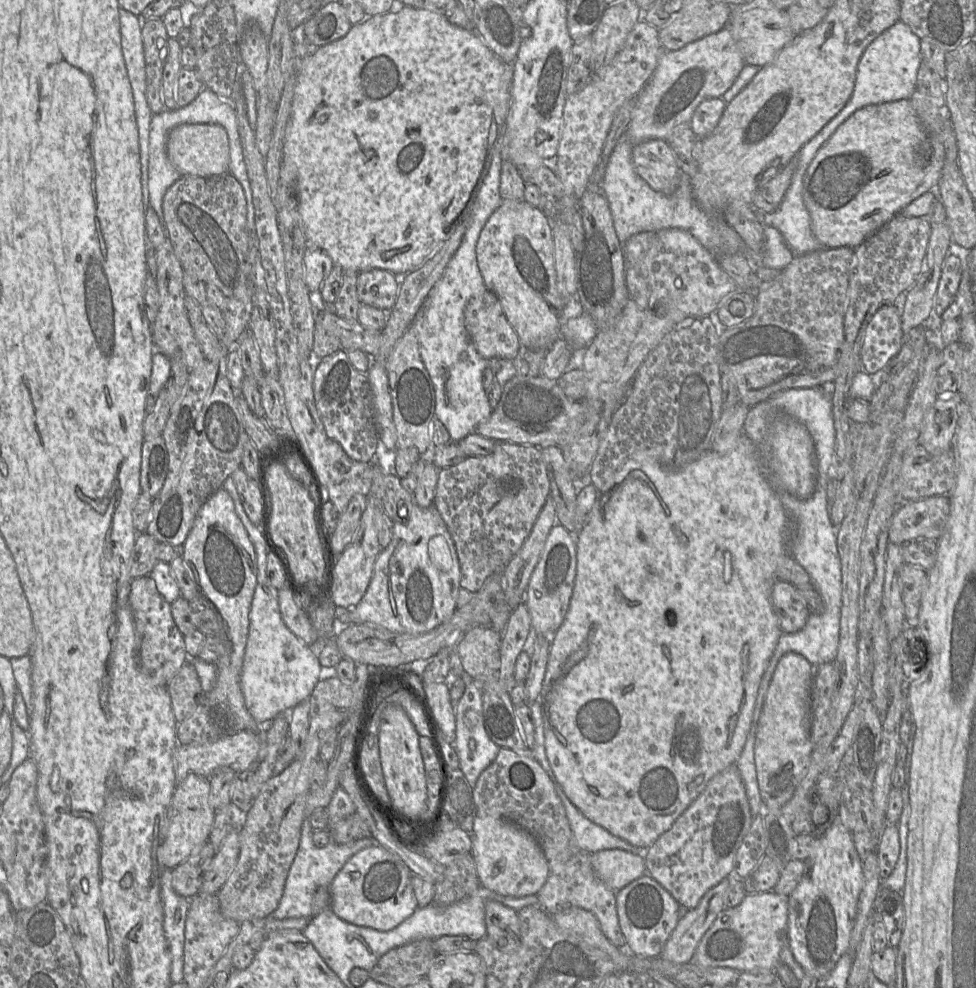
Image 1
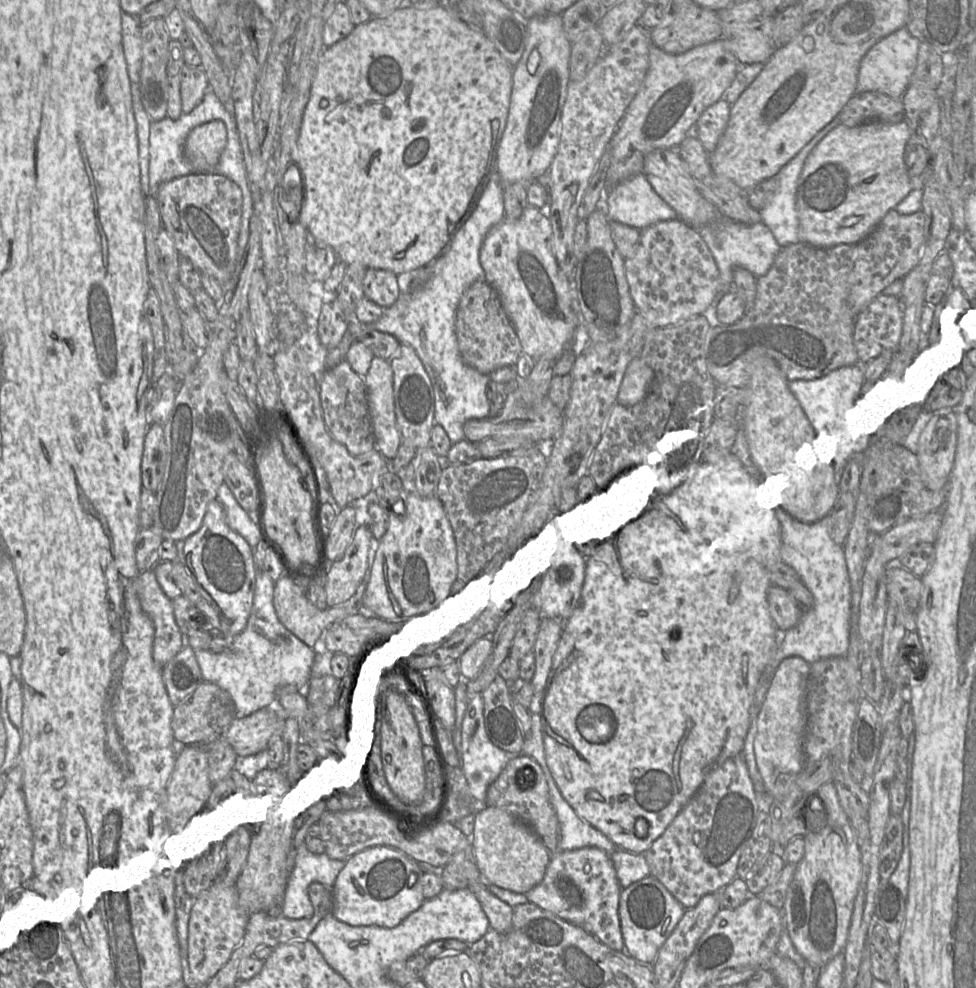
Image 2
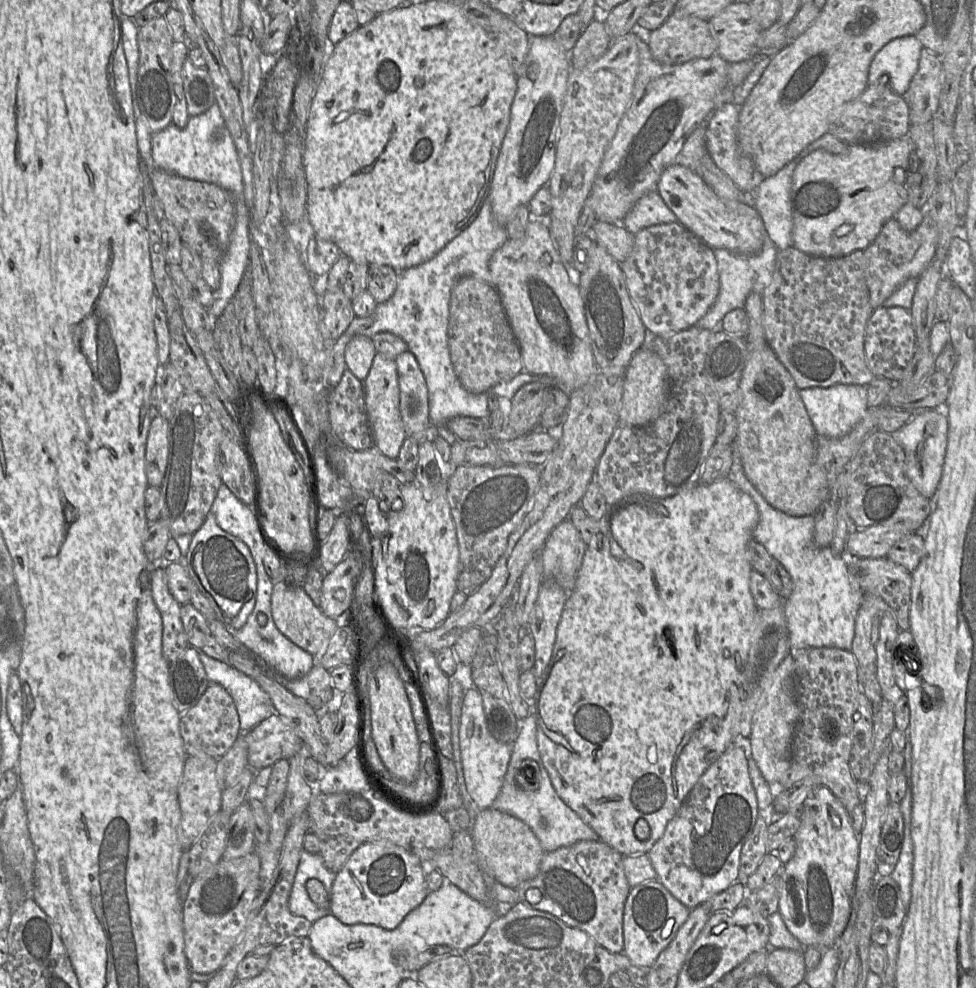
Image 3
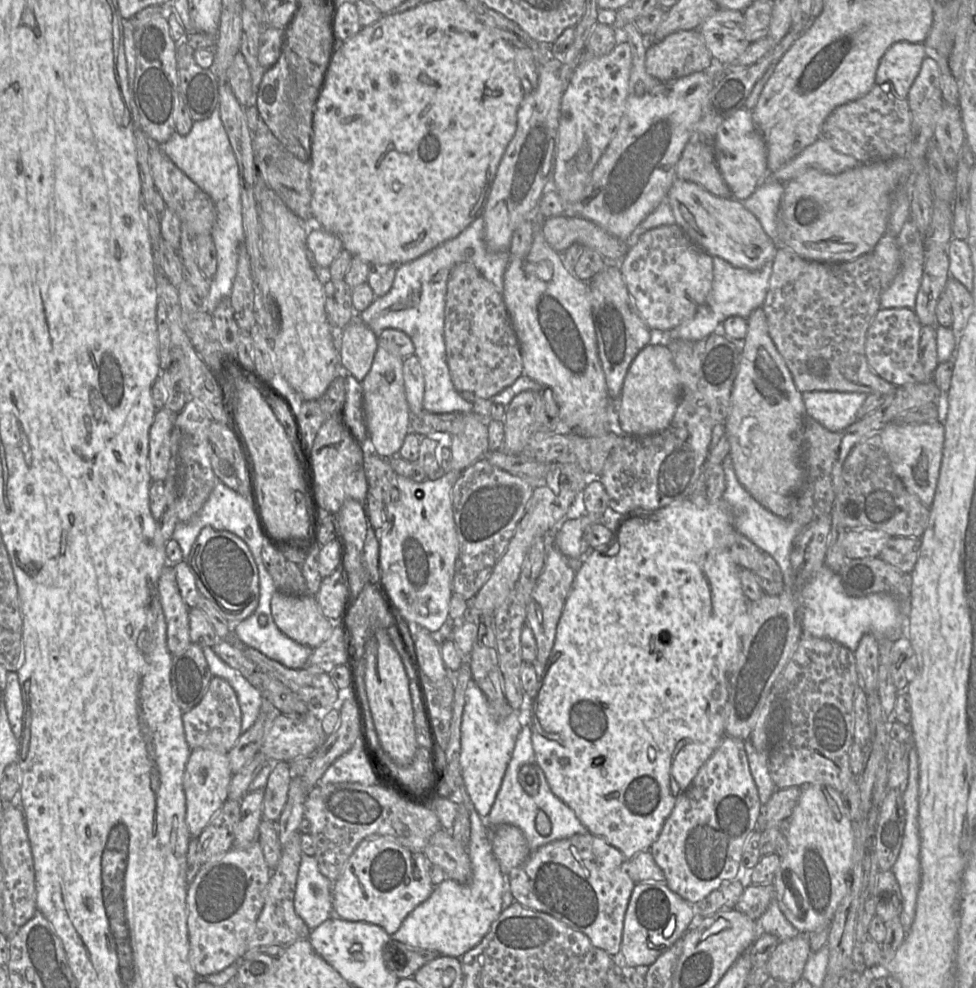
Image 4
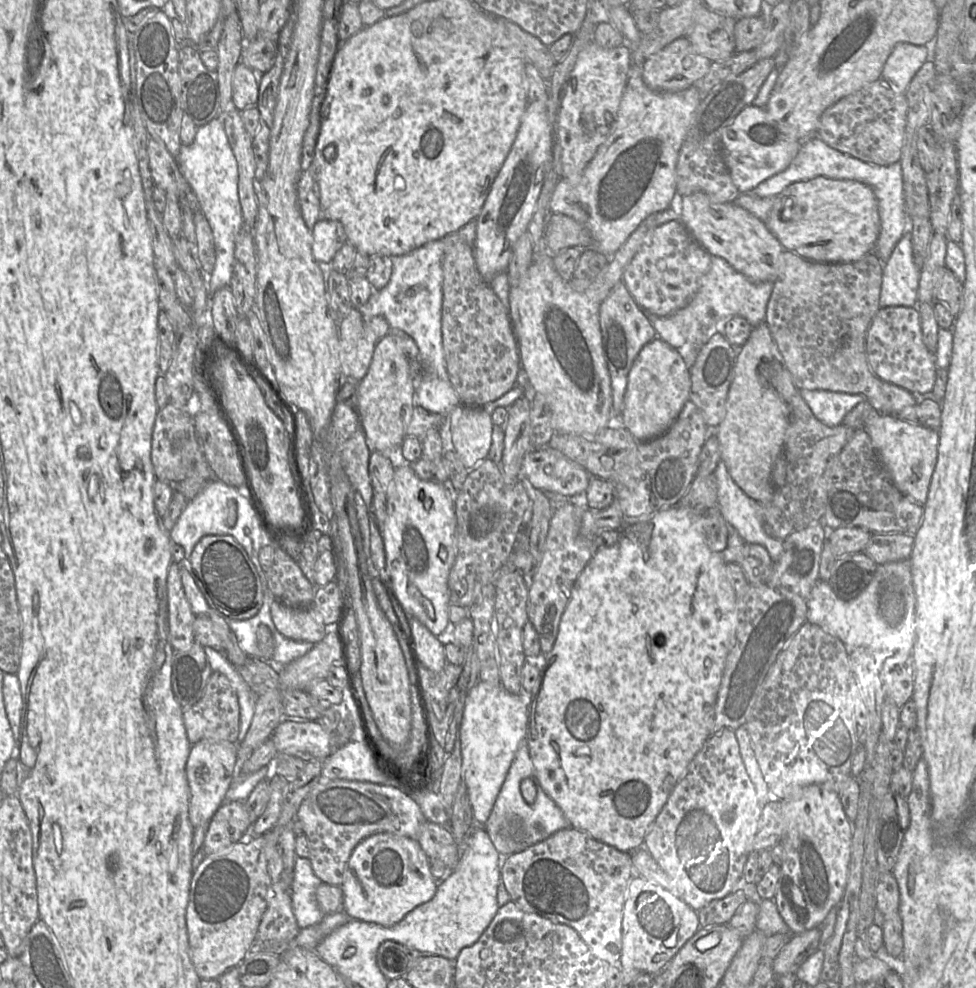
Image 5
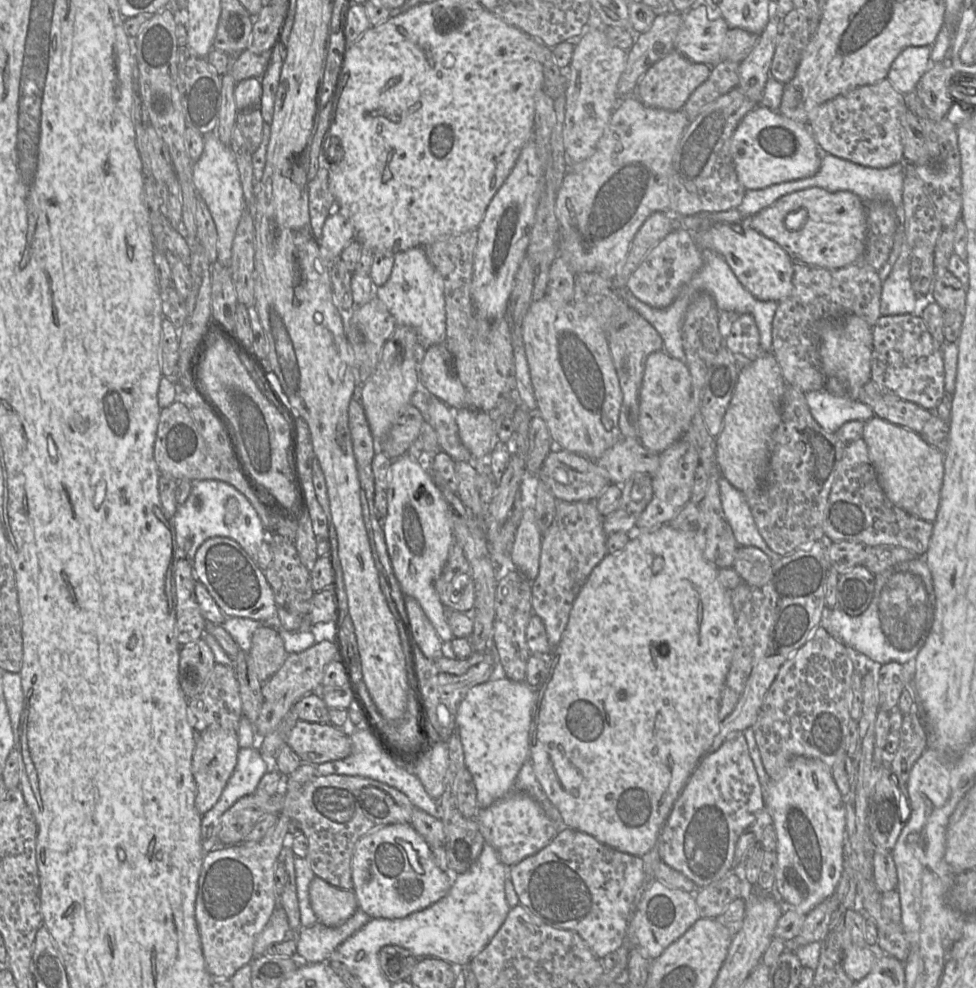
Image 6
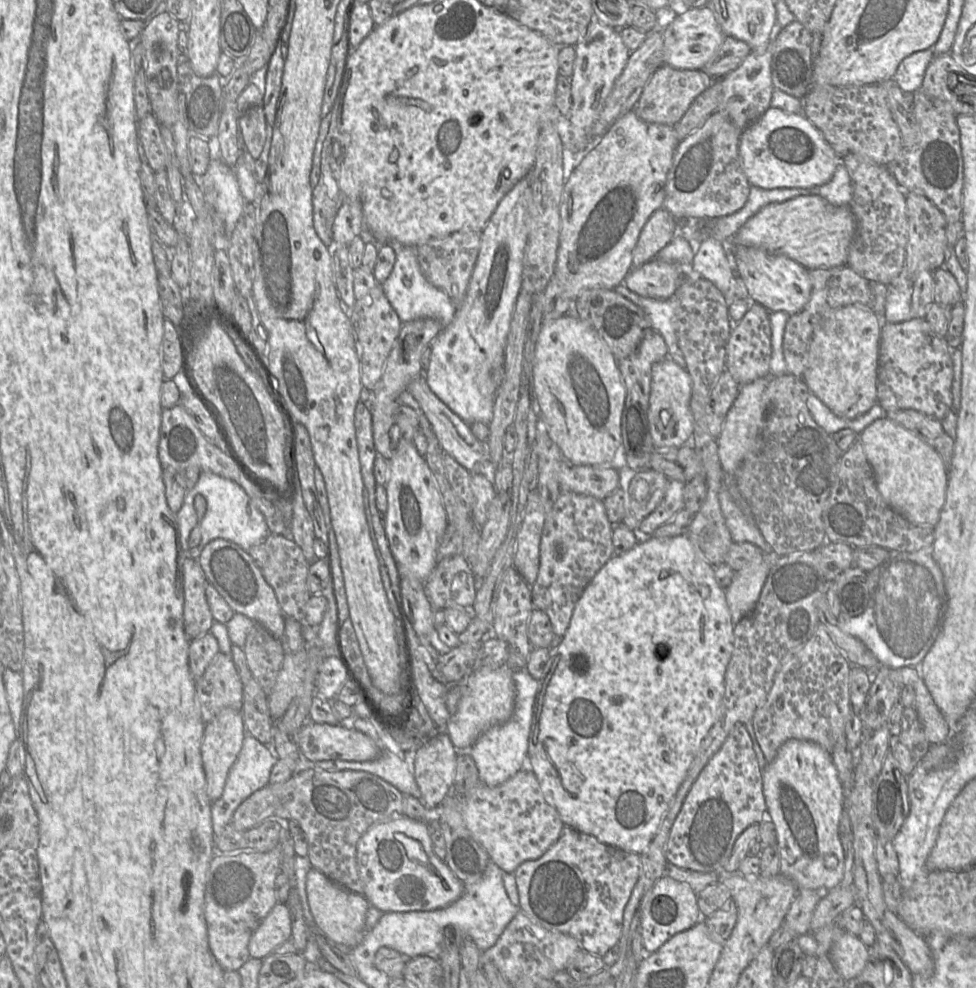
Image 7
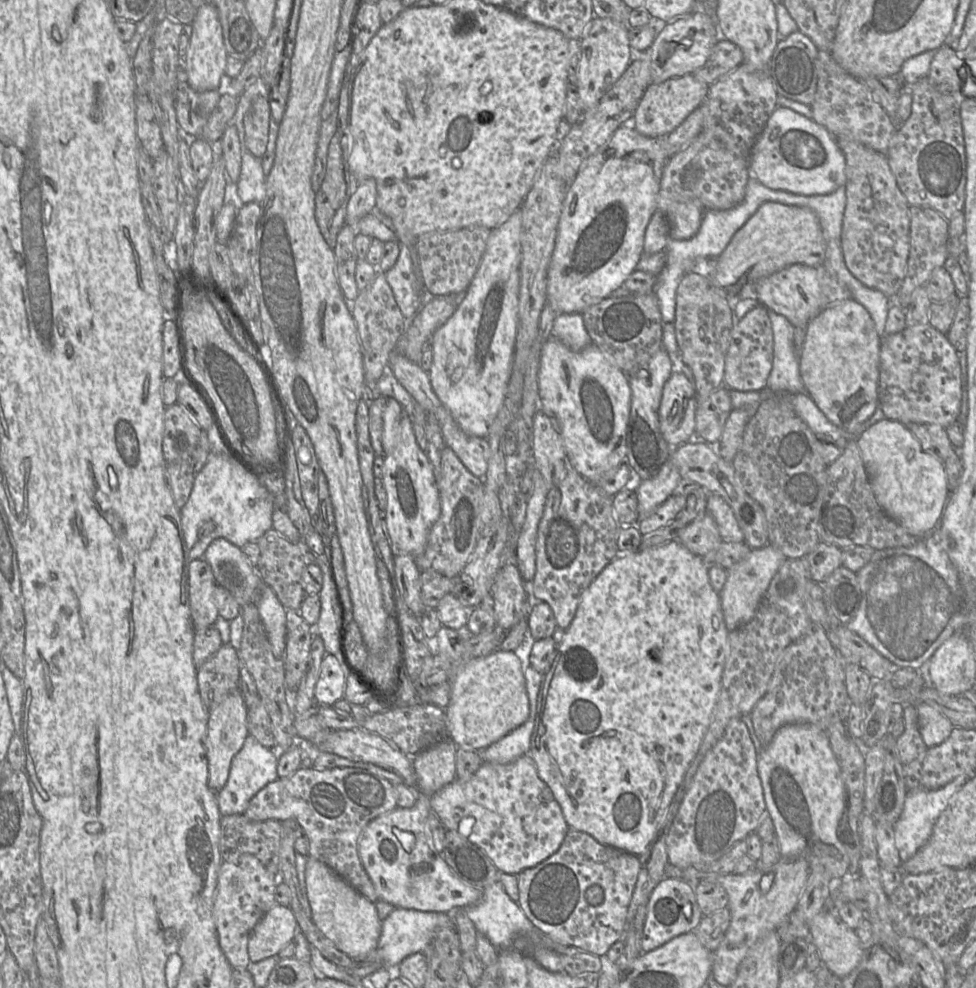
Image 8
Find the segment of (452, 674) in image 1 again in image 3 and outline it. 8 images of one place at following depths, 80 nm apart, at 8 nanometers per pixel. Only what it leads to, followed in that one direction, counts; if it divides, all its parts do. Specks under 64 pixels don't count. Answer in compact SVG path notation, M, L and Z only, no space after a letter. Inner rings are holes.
M476 688L466 691L459 730L461 760L467 791L480 810L492 807L503 785L513 752L513 744L497 741L490 733L482 696Z

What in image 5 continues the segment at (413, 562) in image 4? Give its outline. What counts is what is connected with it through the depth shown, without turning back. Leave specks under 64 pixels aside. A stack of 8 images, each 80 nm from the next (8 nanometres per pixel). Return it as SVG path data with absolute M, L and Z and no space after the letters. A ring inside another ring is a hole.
M463 404L447 414L454 451L468 469L487 459L494 424L483 407ZM409 463L394 469L393 479L386 493L387 516L384 524L378 524L386 557L386 570L390 576L395 597L403 608L406 617L414 617L425 625L435 636L448 626L449 590L448 576L457 555L454 496L437 483L420 479Z

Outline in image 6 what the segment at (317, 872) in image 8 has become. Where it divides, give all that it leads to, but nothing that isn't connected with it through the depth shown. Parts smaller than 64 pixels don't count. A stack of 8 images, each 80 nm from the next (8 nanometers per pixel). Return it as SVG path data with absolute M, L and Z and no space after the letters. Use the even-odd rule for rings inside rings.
M317 876L310 883L309 895L318 922L329 927L341 926L358 910L353 890L334 887Z

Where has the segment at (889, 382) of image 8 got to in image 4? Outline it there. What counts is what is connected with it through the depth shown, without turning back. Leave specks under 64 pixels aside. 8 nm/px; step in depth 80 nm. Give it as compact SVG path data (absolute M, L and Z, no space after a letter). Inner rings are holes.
M909 308L879 309L866 336L865 351L869 366L884 380L902 386L908 383L924 383L932 379L920 361L919 343L922 326L916 313Z

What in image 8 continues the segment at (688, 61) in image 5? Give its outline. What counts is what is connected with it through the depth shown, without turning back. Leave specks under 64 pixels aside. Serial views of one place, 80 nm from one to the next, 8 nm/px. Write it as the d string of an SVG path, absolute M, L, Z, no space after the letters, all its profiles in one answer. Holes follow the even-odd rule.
M693 74L651 83L645 90L632 118L634 129L647 137L665 138L676 129L706 98L710 85Z

